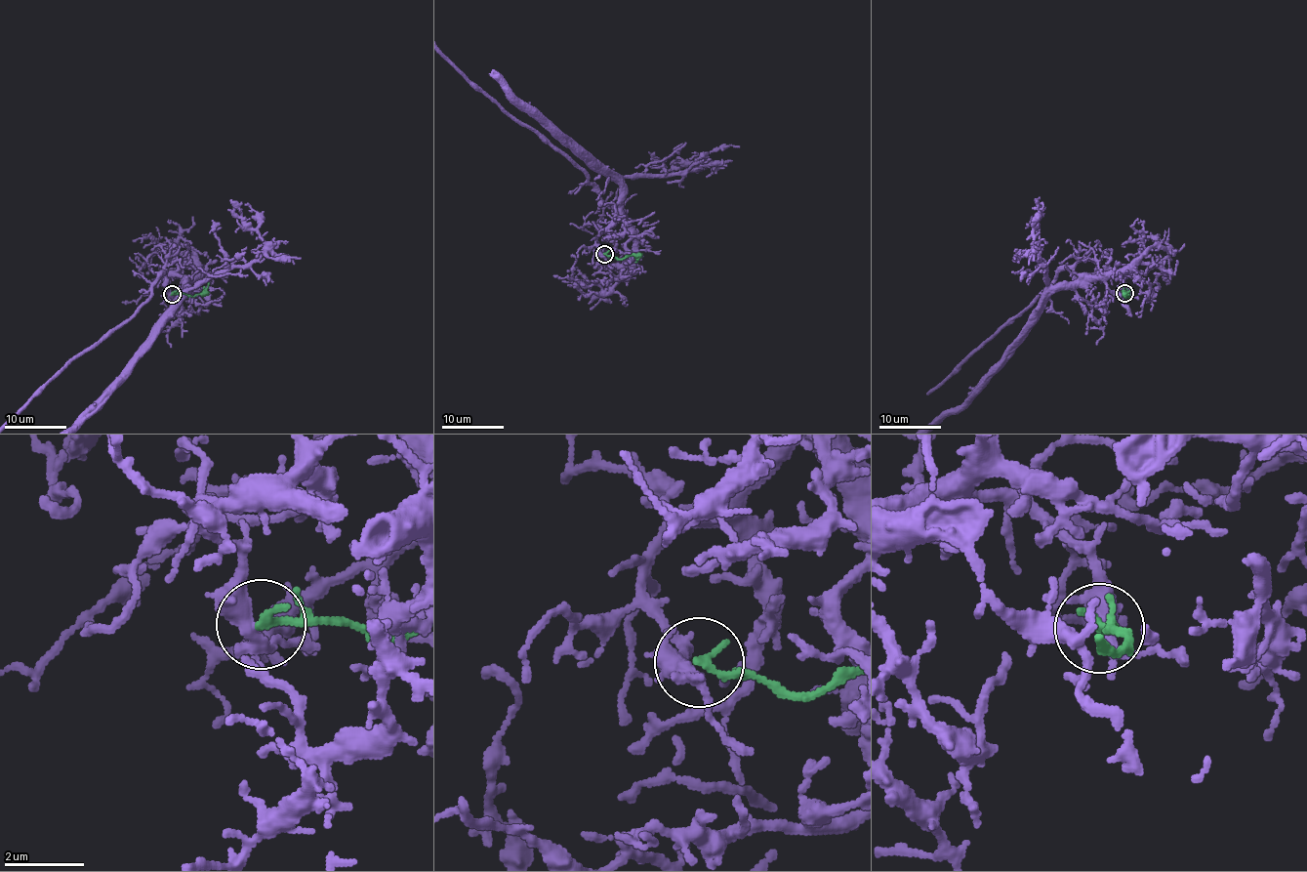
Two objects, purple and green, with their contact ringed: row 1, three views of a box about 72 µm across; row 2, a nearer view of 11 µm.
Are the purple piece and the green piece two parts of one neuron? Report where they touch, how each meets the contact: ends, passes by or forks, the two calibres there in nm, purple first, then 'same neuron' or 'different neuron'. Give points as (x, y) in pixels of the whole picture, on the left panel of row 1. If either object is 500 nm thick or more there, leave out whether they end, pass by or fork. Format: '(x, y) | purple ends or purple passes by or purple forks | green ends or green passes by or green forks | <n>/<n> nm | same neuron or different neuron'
(172, 294) | purple forks | green ends | 340/200 nm | different neuron

